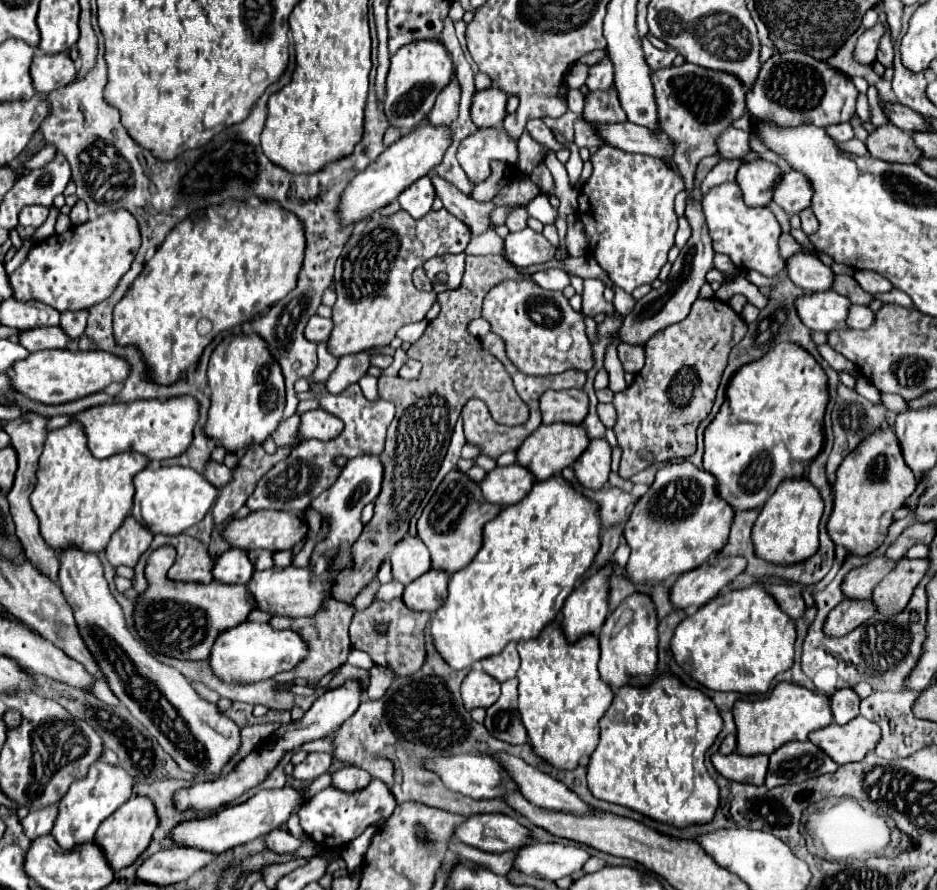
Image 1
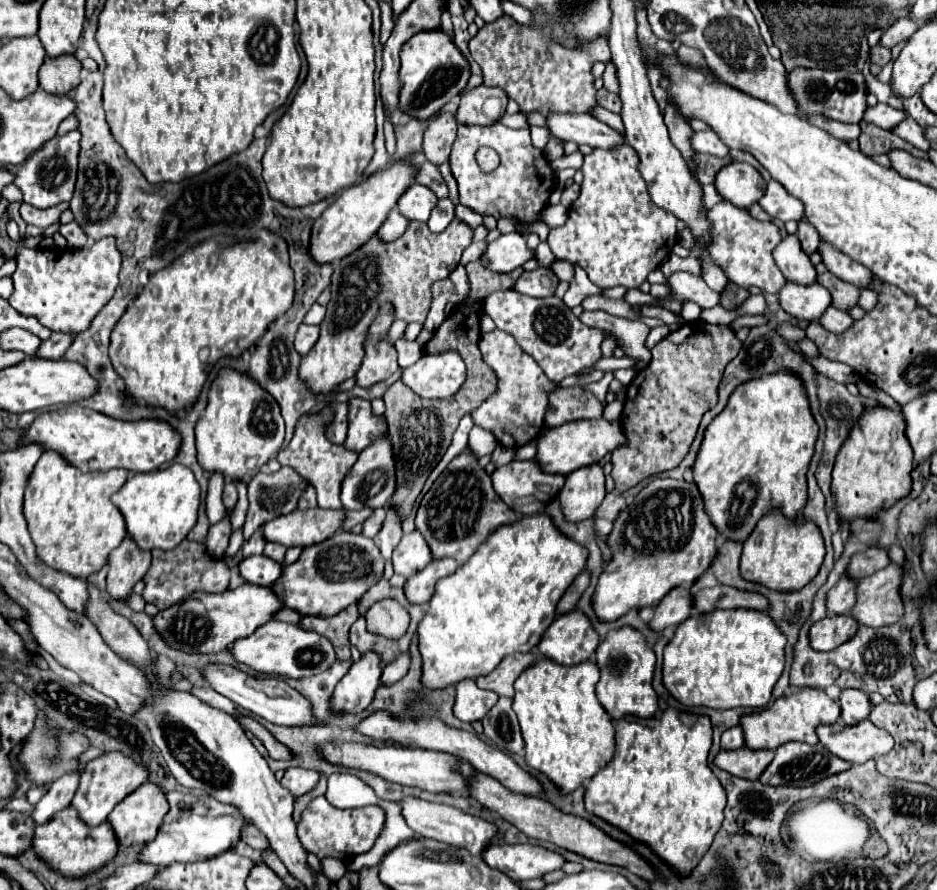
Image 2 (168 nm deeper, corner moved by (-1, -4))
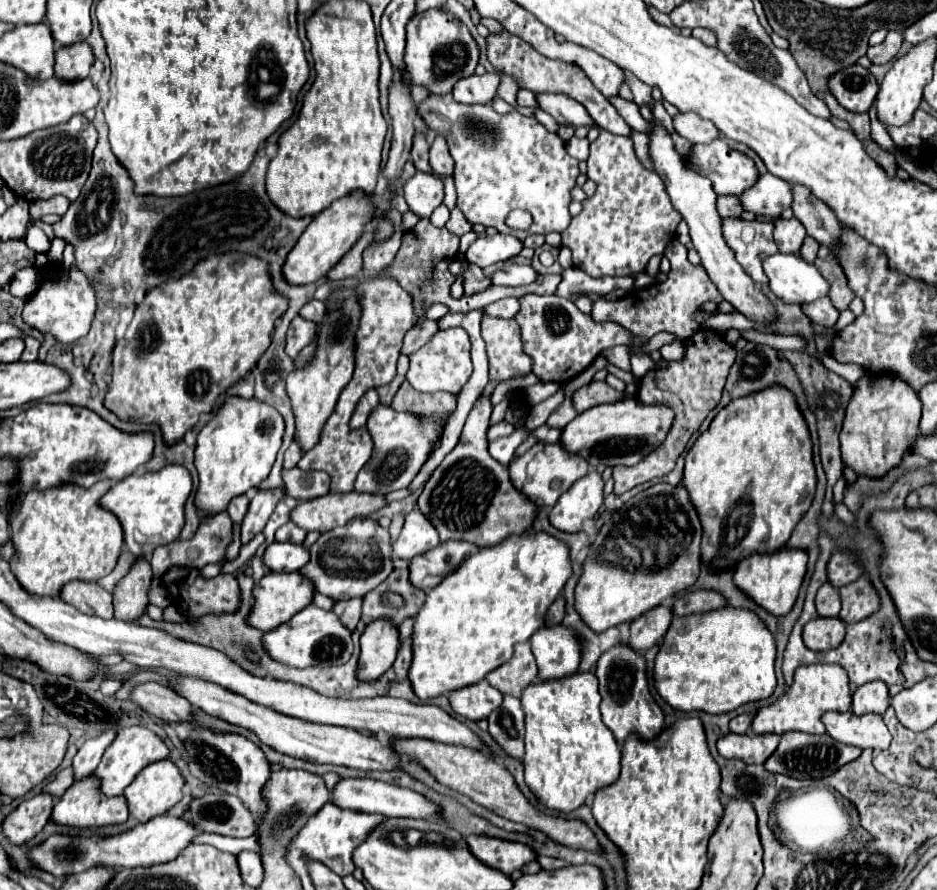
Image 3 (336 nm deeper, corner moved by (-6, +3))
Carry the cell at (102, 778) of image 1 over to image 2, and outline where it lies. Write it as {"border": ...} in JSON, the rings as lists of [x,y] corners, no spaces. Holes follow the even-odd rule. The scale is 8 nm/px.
{"border":[[[109,752],[109,754],[103,754],[83,766],[81,778],[79,778],[79,788],[73,796],[71,806],[77,810],[79,818],[87,826],[95,828],[107,820],[109,812],[125,796],[135,792],[145,782],[147,782],[147,768],[143,764],[135,764],[135,760],[127,760],[127,756],[123,756],[121,752]]]}

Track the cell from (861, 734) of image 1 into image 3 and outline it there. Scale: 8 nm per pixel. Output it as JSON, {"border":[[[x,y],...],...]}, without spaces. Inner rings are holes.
{"border":[[[828,711],[822,717],[832,739],[860,749],[886,749],[892,741],[882,715],[854,715],[852,711]]]}

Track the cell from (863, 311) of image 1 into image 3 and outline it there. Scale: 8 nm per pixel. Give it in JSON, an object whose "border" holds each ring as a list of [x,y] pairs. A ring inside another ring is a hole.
{"border":[[[820,297],[816,301],[810,301],[810,303],[802,303],[800,305],[804,315],[814,323],[814,325],[820,325],[820,327],[832,327],[838,319],[838,309],[830,303],[828,297]]]}

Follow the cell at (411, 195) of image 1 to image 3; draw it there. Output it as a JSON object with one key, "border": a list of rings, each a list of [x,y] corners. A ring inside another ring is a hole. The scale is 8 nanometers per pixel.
{"border":[[[416,171],[416,175],[410,177],[402,187],[402,193],[410,211],[416,213],[420,219],[424,219],[424,217],[430,217],[432,211],[442,203],[444,185],[440,177],[432,173]]]}

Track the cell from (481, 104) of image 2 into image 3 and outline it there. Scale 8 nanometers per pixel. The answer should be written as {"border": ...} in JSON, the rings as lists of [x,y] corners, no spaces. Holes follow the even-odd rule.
{"border":[[[484,73],[482,77],[470,75],[454,85],[452,97],[464,105],[486,105],[492,103],[492,97],[498,91],[498,83],[500,79],[496,73]]]}

